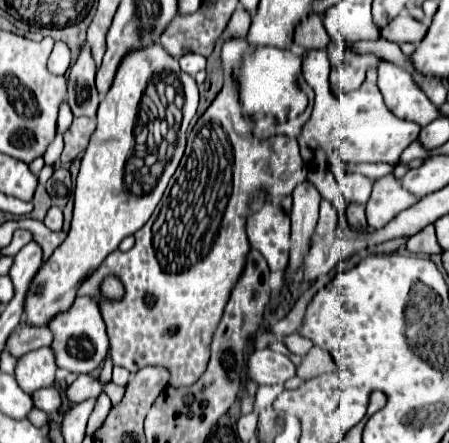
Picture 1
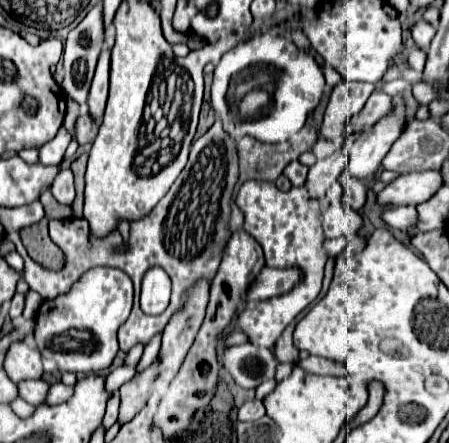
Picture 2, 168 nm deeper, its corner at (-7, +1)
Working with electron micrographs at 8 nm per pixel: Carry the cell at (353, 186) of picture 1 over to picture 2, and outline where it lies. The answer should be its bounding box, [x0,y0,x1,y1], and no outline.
[348,96,406,182]

